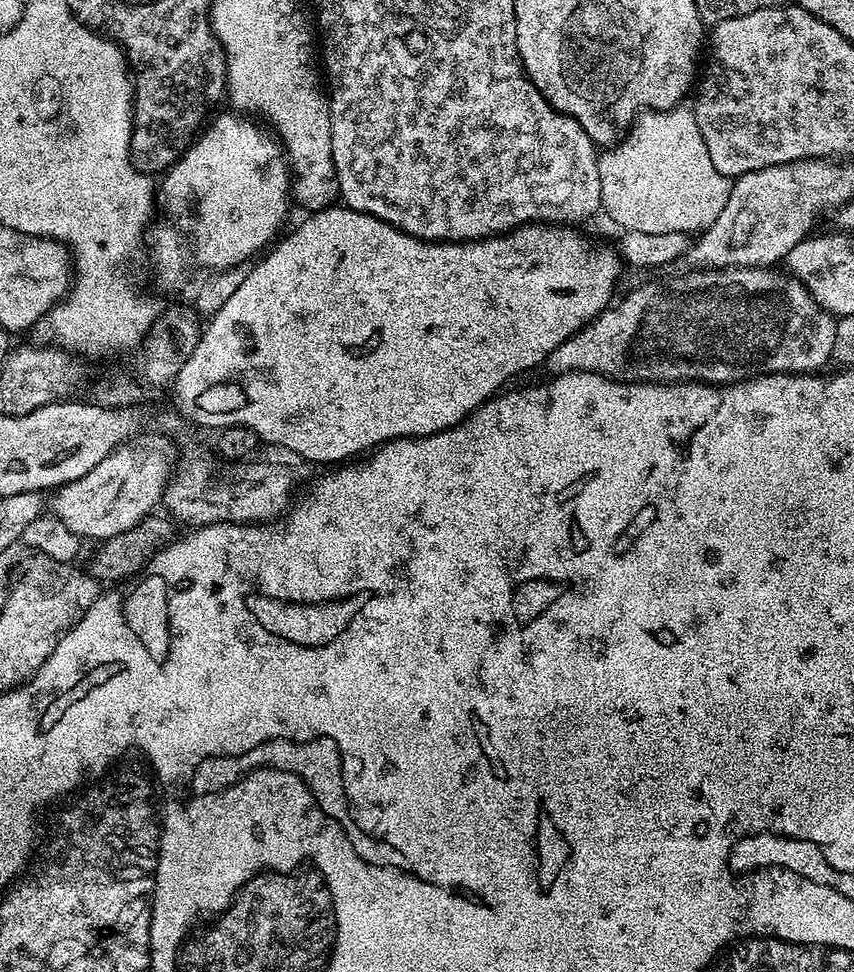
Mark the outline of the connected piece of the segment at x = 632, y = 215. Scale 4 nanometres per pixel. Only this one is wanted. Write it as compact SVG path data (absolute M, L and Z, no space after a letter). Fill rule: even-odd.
M684 107L640 113L619 144L599 153L600 206L603 215L621 224L621 229L642 230L642 234L696 234L722 214L732 180L714 170L698 130L696 113Z

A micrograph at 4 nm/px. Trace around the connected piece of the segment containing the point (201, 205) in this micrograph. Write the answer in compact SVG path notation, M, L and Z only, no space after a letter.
M231 115L220 116L216 121L213 119L192 141L183 156L163 173L164 181L161 184L159 181L158 208L172 223L157 230L156 245L152 248L156 272L164 280L176 280L183 274L188 264L188 256L184 253L187 244L196 248L197 262L208 268L204 270L223 270L247 265L281 235L280 227L288 216L288 200L290 204L290 164L286 153L271 131L263 132L256 125L259 123L243 115Z

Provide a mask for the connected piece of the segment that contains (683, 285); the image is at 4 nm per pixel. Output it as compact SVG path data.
M705 268L703 270L688 270L683 274L684 276L672 276L669 280L664 280L661 284L644 284L641 288L633 290L629 296L624 297L622 300L617 299L615 303L604 309L599 316L595 316L592 321L589 322L585 328L581 328L579 332L576 332L570 338L566 338L566 342L562 342L562 346L555 348L547 358L544 359L542 365L543 371L548 371L548 374L552 376L560 376L563 372L597 372L603 376L609 376L612 380L618 380L621 382L627 382L629 384L682 384L685 382L699 382L702 384L736 384L739 380L746 380L754 376L763 376L765 374L771 374L773 372L795 372L797 374L816 374L821 371L820 368L827 360L833 359L832 351L834 350L834 342L836 341L836 326L838 323L837 317L833 316L832 313L826 311L821 304L819 304L813 296L808 293L808 289L804 287L804 283L801 280L796 279L791 274L785 274L783 271L774 272L778 270L769 271L765 268Z

